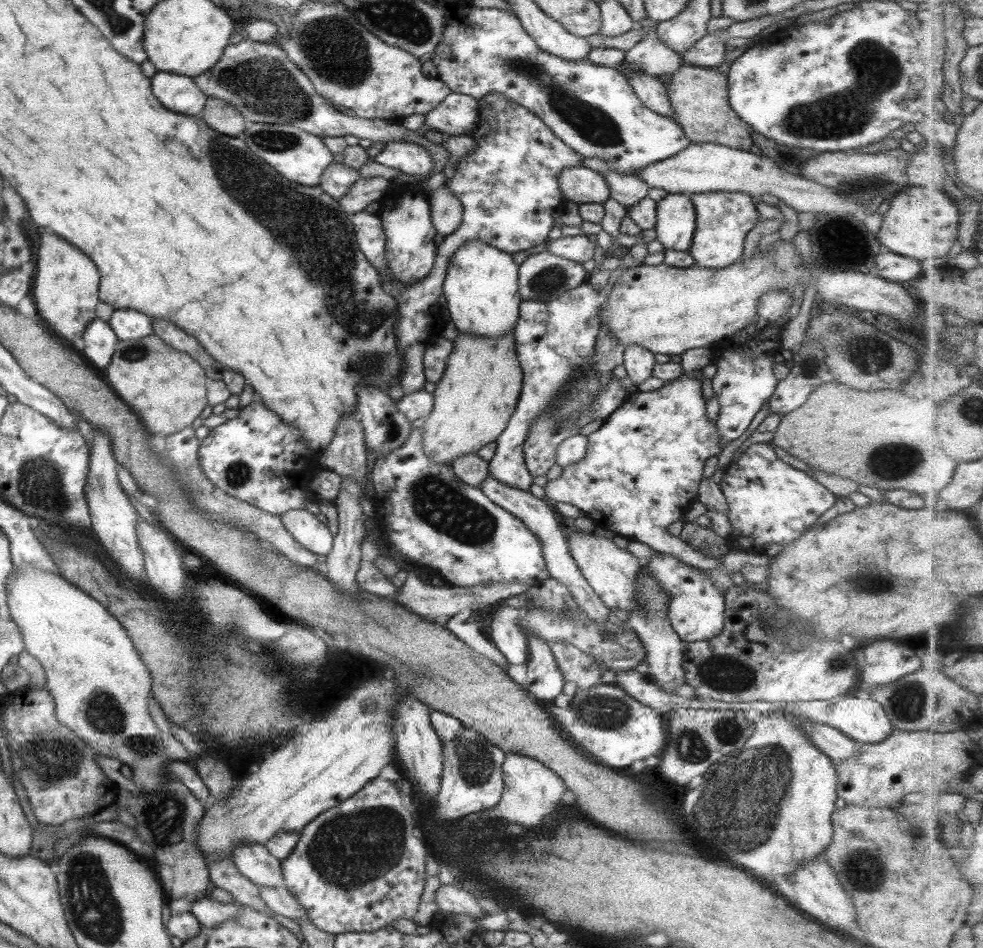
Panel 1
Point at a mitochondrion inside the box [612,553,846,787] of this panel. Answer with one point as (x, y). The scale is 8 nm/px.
(695, 748)

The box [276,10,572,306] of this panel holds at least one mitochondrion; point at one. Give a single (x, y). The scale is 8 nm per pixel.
(337, 52)

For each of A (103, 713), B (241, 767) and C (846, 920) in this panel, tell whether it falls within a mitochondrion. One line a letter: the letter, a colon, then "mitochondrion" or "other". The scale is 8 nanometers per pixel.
A: mitochondrion
B: other
C: other

